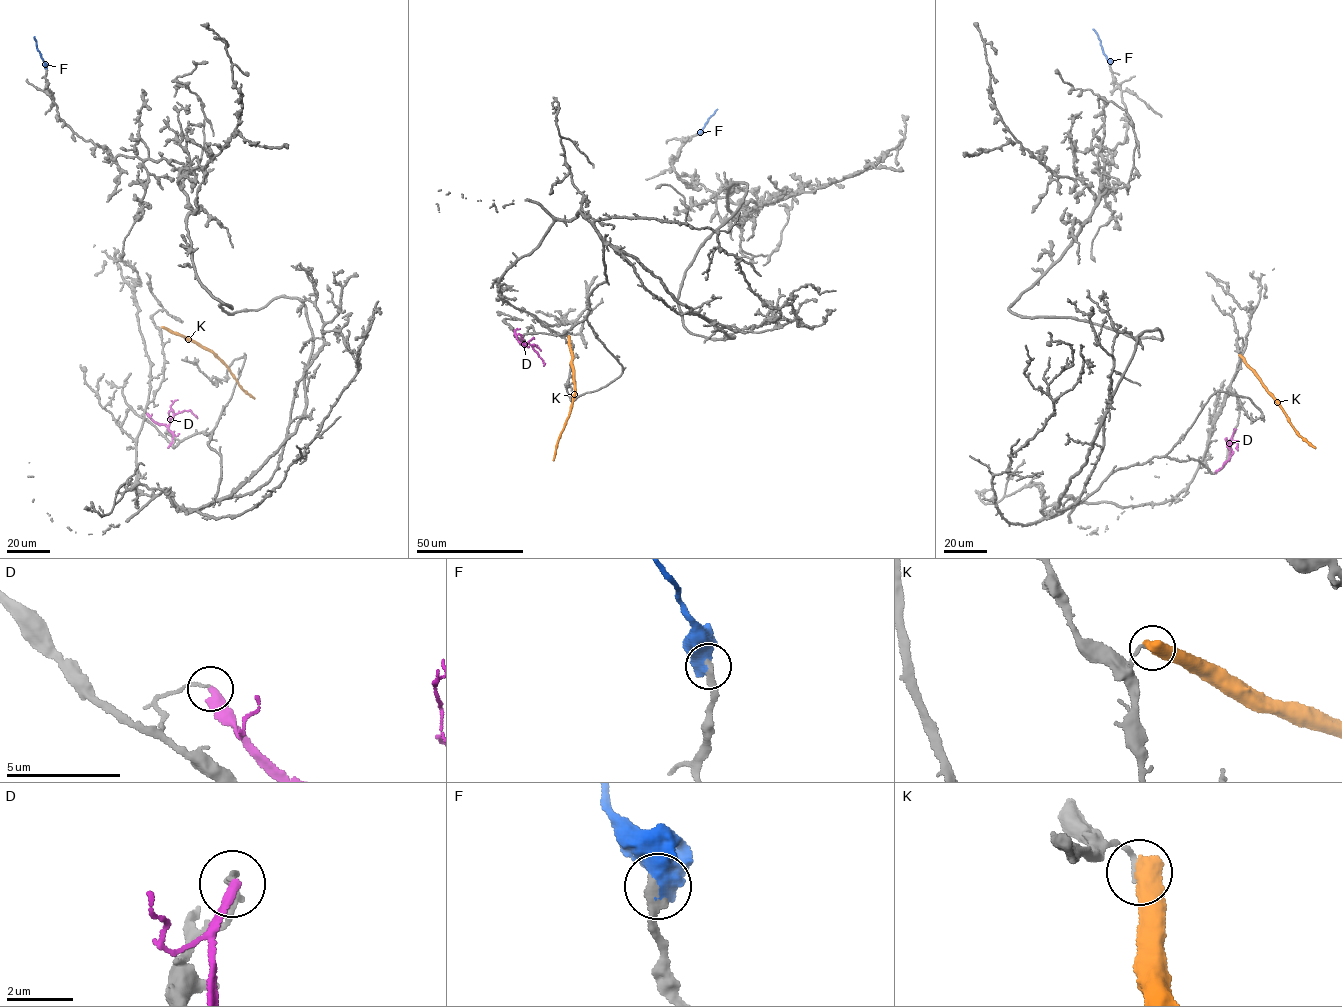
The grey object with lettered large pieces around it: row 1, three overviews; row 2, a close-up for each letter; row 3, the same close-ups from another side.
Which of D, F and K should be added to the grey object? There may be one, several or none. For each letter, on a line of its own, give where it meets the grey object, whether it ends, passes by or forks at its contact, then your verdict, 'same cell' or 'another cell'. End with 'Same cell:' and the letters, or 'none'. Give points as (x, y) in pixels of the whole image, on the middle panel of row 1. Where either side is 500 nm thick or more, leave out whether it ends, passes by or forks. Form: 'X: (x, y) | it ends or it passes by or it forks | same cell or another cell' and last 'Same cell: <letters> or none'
D: (514, 330) | it ends | another cell
F: (699, 133) | same cell
K: (568, 337) | another cell
Same cell: F

